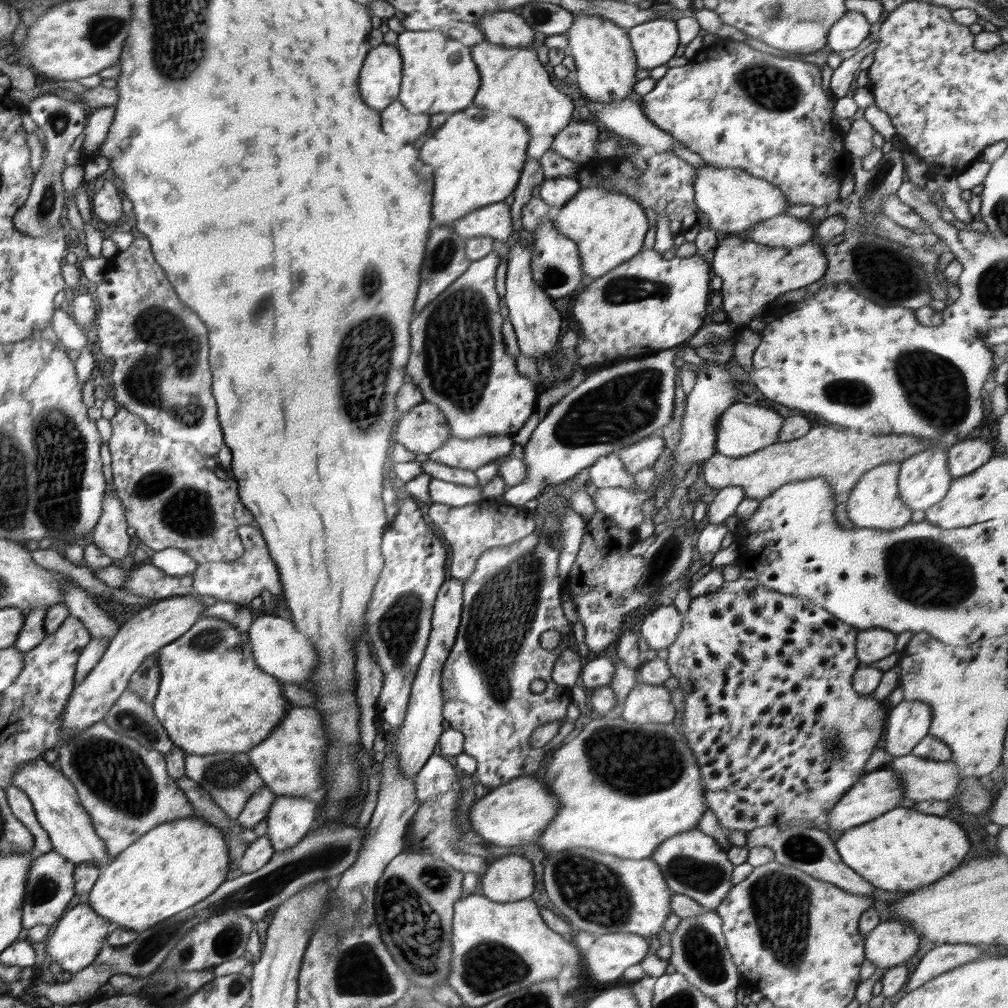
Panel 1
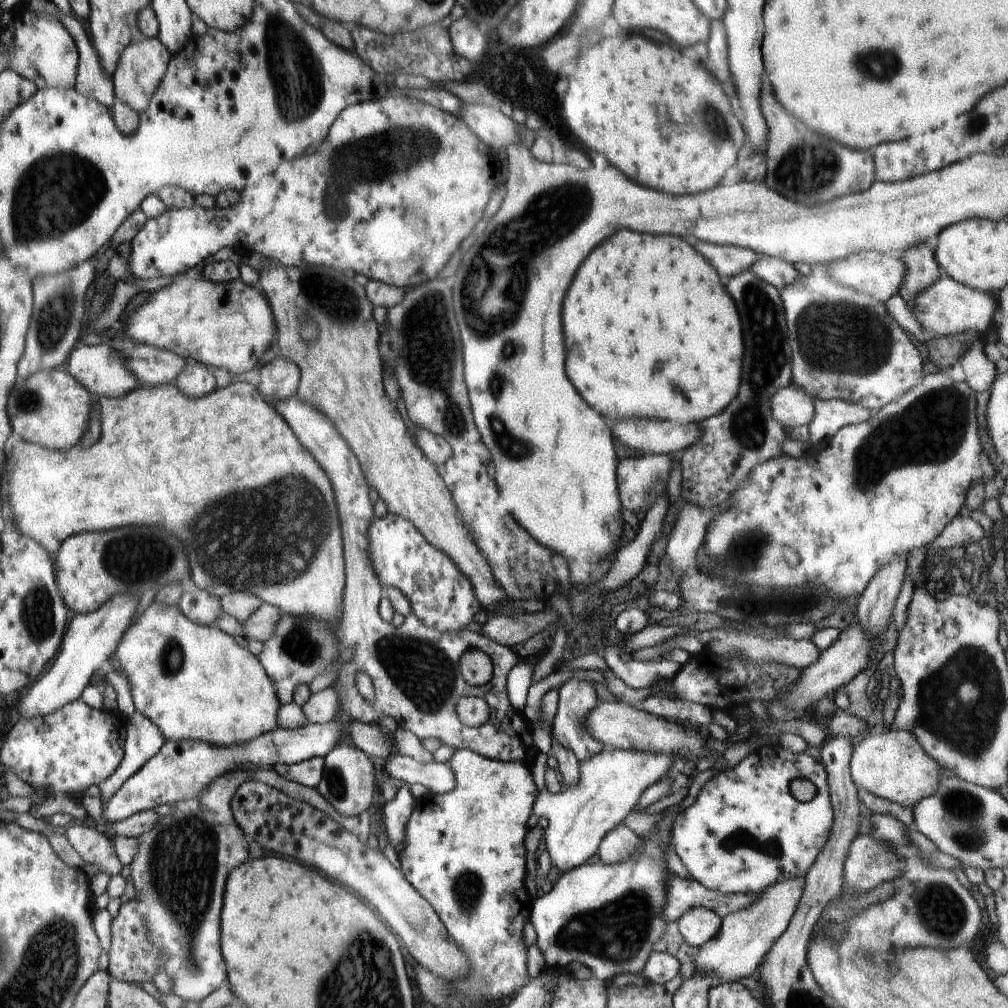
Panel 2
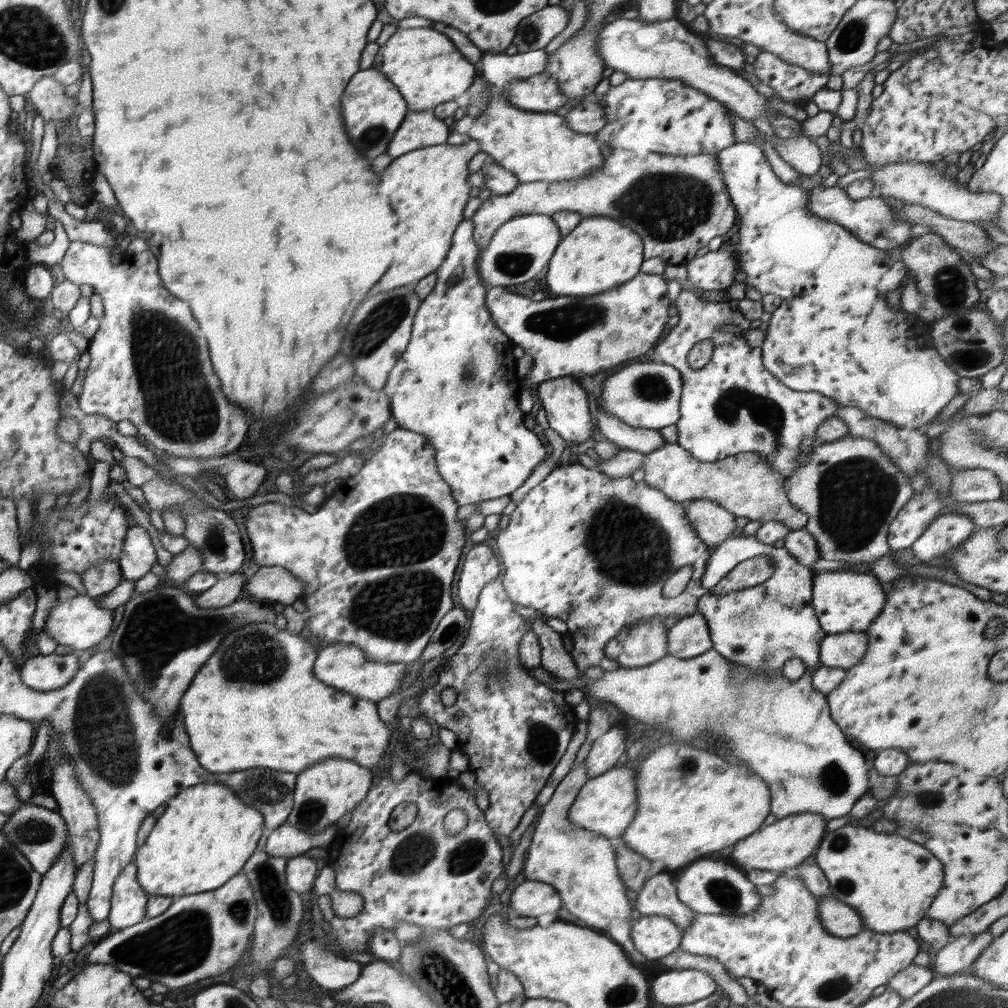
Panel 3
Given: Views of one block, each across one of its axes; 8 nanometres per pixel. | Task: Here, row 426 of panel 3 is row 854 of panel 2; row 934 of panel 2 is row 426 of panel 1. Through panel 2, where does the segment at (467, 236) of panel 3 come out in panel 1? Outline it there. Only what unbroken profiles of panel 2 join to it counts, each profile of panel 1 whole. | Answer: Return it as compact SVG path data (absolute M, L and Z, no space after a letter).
M496 251L472 261L447 290L430 302L410 324L412 352L406 366L424 401L436 404L447 418L450 436L472 440L480 436L511 437L525 425L536 410L537 386L535 382L516 370L515 359L506 354L502 340L503 311L494 285L500 257Z

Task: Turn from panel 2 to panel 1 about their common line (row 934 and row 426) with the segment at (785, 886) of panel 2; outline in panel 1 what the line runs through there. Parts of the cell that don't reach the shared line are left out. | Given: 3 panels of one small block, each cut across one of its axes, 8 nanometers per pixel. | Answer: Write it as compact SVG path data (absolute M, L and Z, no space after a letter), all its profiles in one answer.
M742 399L729 406L719 416L719 419L718 428L716 428L715 450L724 456L736 458L752 454L778 442L778 434L785 420L773 409L754 403L744 403Z

